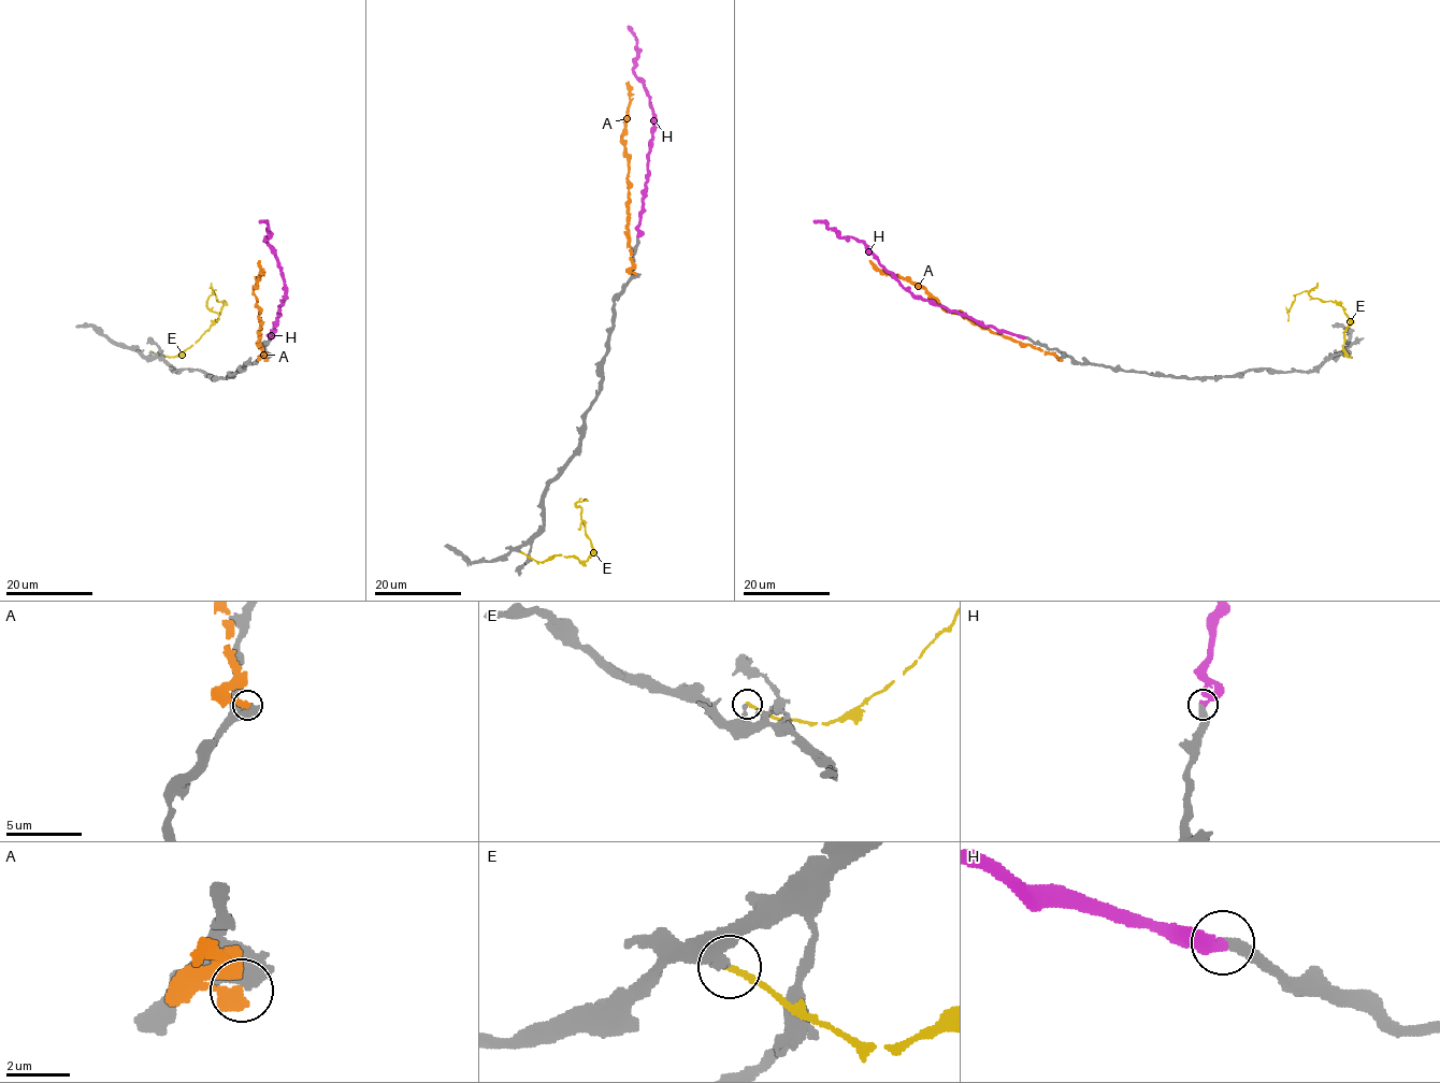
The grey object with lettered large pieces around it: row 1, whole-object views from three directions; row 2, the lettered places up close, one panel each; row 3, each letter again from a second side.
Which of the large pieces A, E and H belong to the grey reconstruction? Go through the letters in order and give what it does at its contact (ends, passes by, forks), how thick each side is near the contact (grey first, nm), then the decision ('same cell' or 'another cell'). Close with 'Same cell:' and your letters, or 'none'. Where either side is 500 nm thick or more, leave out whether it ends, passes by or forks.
A: 600 nm thick on the grey side, 440 nm on the other; another cell
E: it ends there; 240 nm thick on the grey side, 190 nm on the other; another cell
H: it ends there; 400 nm thick on the grey side, 360 nm on the other; same cell
Same cell: H

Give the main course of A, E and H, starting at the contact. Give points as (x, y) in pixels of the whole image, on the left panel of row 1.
A: (267, 359), (262, 358), (260, 348), (259, 309), (254, 288), (260, 273), (258, 260)
E: (152, 351), (175, 357), (196, 344), (224, 305), (213, 291), (206, 302), (218, 314), (216, 320)
H: (269, 336), (284, 299), (285, 284), (275, 254), (264, 242), (267, 225), (258, 221)

